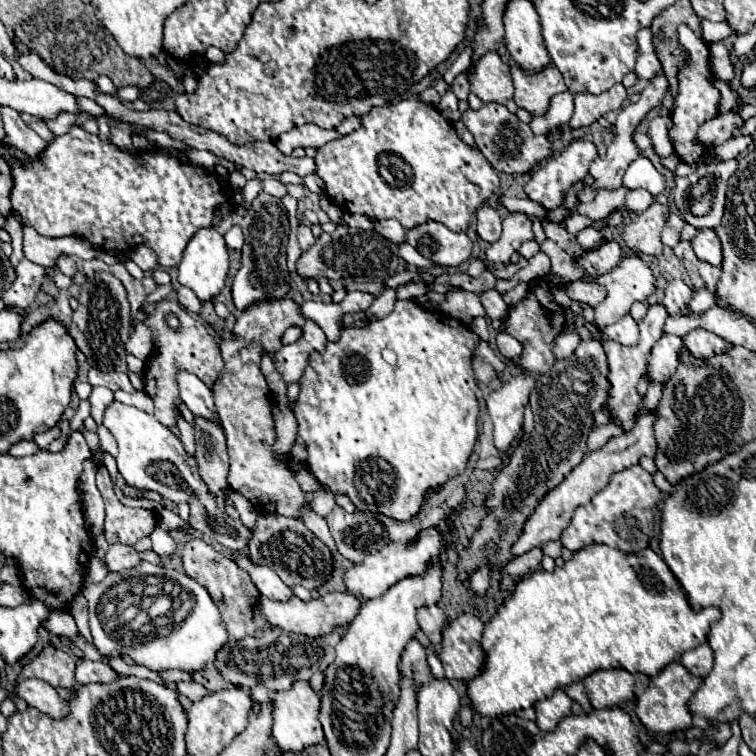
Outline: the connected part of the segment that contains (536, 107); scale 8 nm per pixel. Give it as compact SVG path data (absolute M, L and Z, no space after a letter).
M510 64L510 70L516 88L514 100L518 108L530 112L532 116L544 116L548 112L550 98L566 90L562 74L556 66L548 66L534 76L526 76L518 64Z

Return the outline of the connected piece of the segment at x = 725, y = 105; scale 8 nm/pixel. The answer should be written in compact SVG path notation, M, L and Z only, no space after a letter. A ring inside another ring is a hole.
M712 72L712 80L714 80L714 86L716 86L716 88L718 88L718 92L720 92L718 112L720 112L720 114L724 114L724 112L734 110L734 108L736 108L736 94L728 88L728 84L722 84L722 82L714 76L714 72Z

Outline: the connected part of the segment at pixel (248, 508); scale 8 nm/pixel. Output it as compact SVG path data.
M228 490L228 498L236 506L236 510L240 512L242 522L252 530L256 526L256 518L258 518L258 512L254 510L254 506L240 492L234 492L234 490Z

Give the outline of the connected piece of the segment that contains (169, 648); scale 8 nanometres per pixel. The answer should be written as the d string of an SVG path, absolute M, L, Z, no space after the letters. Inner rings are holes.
M142 562L136 568L128 568L122 572L108 572L100 584L84 582L82 594L90 604L92 644L104 660L126 654L136 664L142 664L156 672L162 670L196 672L214 664L218 648L222 648L228 642L222 616L216 604L212 602L210 594L206 592L206 588L202 588L190 576L170 568L160 568L150 562ZM162 594L172 596L174 606L166 616L162 616L160 624L154 626L146 624L142 628L132 628L130 624L122 622L122 612L126 604L124 600L130 600L128 604L136 604L138 598L162 596Z

